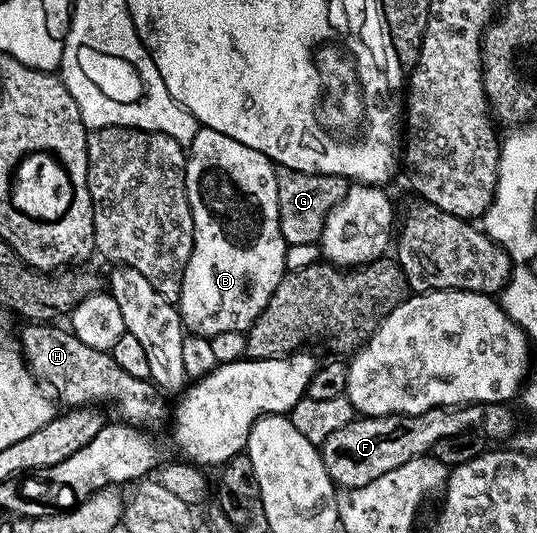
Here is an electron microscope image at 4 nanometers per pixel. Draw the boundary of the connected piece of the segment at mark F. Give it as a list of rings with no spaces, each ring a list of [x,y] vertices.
[[[506,403],[460,404],[457,408],[434,408],[421,414],[354,418],[329,434],[321,445],[325,470],[340,489],[368,487],[369,482],[381,474],[404,465],[410,459],[428,455],[441,438],[478,430],[492,441],[505,439],[511,431],[516,431],[515,416],[507,408],[510,407]]]

